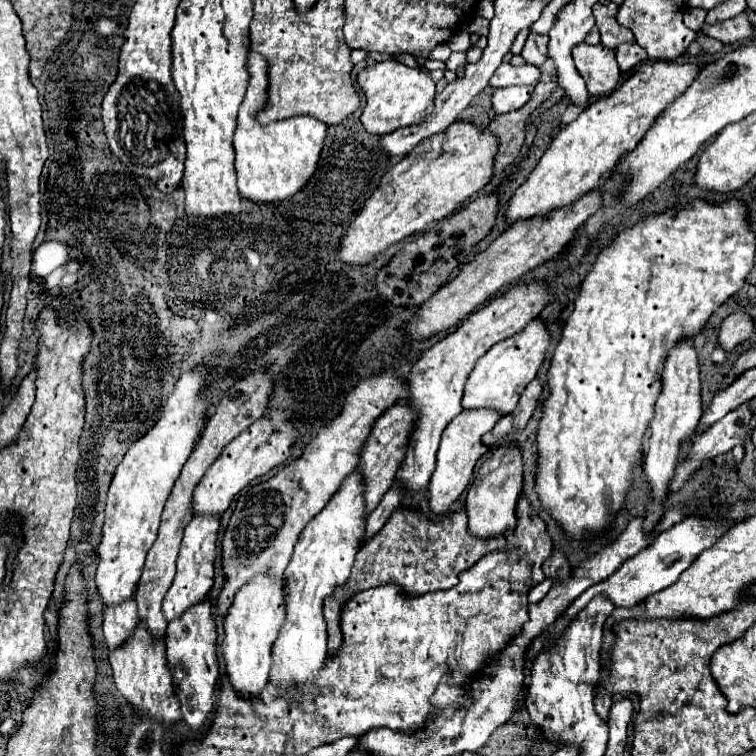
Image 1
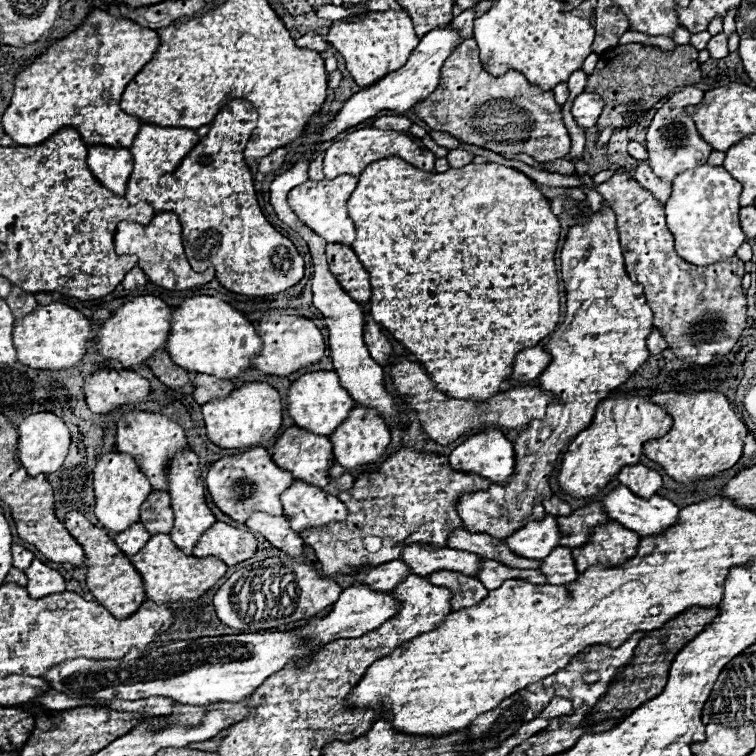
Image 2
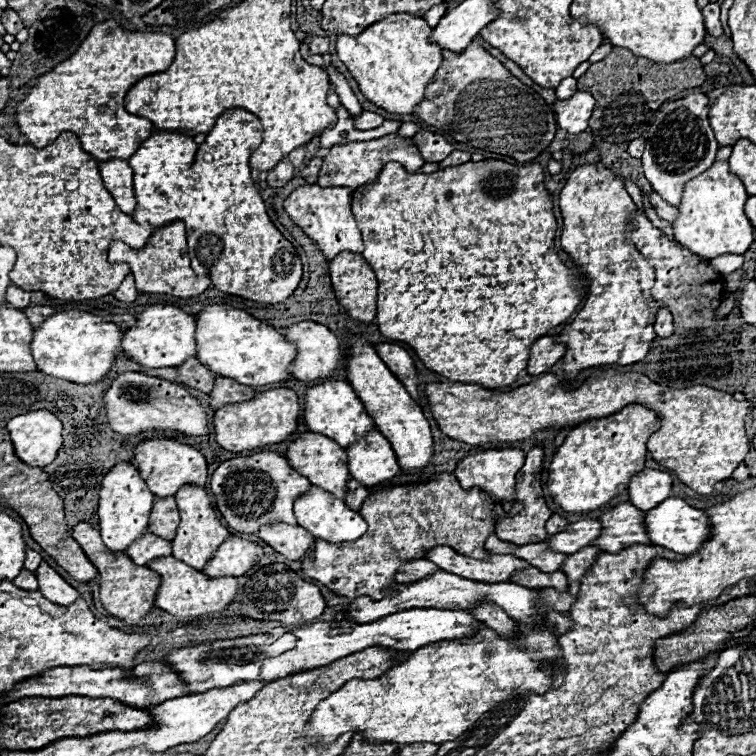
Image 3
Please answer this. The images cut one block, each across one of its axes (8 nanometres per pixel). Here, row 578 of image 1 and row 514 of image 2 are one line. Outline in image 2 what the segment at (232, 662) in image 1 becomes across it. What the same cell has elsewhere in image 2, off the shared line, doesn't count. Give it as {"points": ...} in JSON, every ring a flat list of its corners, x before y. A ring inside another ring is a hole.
{"points":[[254,512,246,522,246,528,250,532,256,532,264,536,274,548,290,554,290,556,300,556,302,554,302,538,298,532,290,528,290,522,284,516,272,516,266,512]]}

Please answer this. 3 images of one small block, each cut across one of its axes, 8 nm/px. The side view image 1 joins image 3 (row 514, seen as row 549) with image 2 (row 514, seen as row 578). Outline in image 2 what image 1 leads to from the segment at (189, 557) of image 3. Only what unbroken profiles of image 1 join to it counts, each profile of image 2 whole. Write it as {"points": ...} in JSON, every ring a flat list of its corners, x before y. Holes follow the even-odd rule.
{"points":[[192,450,178,452,176,456,170,458,166,476,168,476,168,490,166,492,170,494,170,504,174,510,174,528,170,530,170,536,182,552,192,554,192,548,198,542,198,538,202,536,202,532,206,532,216,522,212,510,206,506,204,482,198,472,198,456]]}

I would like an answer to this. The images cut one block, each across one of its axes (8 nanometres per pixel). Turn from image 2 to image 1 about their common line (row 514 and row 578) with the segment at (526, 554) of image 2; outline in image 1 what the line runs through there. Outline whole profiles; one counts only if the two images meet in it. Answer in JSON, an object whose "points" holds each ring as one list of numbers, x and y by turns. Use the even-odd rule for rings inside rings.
{"points":[[544,578,542,582,538,582,530,592,528,592,528,602,530,604,534,604,534,602,540,602,546,594,548,594,548,590,550,590,550,586,552,586,552,578]]}

